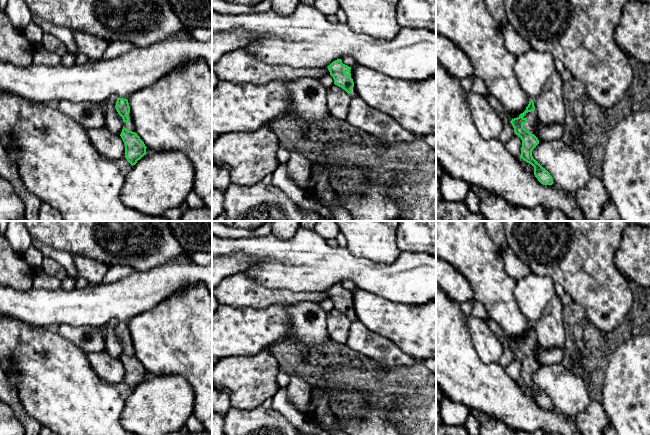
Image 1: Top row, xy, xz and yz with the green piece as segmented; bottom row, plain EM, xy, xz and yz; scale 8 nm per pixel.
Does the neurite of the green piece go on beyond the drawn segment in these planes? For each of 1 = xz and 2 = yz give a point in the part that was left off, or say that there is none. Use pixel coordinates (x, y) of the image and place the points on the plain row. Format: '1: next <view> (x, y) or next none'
1: next xz (354, 317)
2: next yz (532, 349)

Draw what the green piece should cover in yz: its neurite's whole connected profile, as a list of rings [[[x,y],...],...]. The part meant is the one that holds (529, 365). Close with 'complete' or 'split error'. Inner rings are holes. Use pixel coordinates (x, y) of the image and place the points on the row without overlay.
[[[533,324],[520,339],[508,338],[508,344],[514,352],[514,356],[522,364],[521,379],[527,387],[534,391],[534,399],[543,409],[552,409],[553,403],[550,397],[543,392],[532,380],[533,373],[541,366],[538,362],[538,341],[535,336]]]; split error

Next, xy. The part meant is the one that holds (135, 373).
[[[118,321],[115,332],[123,343],[123,353],[120,360],[125,369],[125,382],[133,390],[146,379],[147,371],[136,357],[128,324]]]; split error

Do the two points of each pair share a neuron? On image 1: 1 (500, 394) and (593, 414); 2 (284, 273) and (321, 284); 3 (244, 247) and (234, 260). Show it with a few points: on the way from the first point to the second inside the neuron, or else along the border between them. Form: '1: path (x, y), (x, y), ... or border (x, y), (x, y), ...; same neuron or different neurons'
1: border (573, 418), (576, 424); different neurons
2: path (293, 273), (310, 273), (312, 275); same neuron
3: border (222, 255), (246, 252), (257, 260); different neurons

